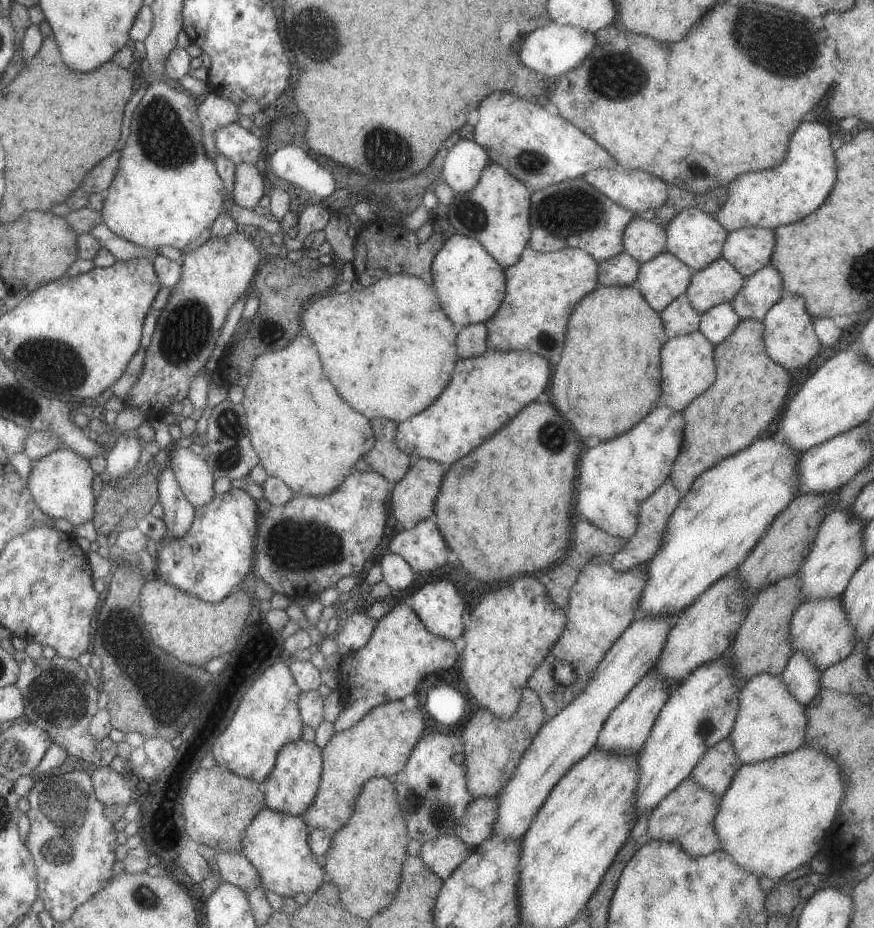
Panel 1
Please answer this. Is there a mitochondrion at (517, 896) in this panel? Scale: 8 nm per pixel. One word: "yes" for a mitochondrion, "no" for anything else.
no

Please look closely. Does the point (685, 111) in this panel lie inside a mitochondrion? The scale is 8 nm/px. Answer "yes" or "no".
no

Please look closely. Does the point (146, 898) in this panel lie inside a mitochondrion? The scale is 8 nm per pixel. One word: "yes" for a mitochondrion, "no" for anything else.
yes

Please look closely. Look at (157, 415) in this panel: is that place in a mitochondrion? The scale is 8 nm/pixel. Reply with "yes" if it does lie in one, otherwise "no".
no

